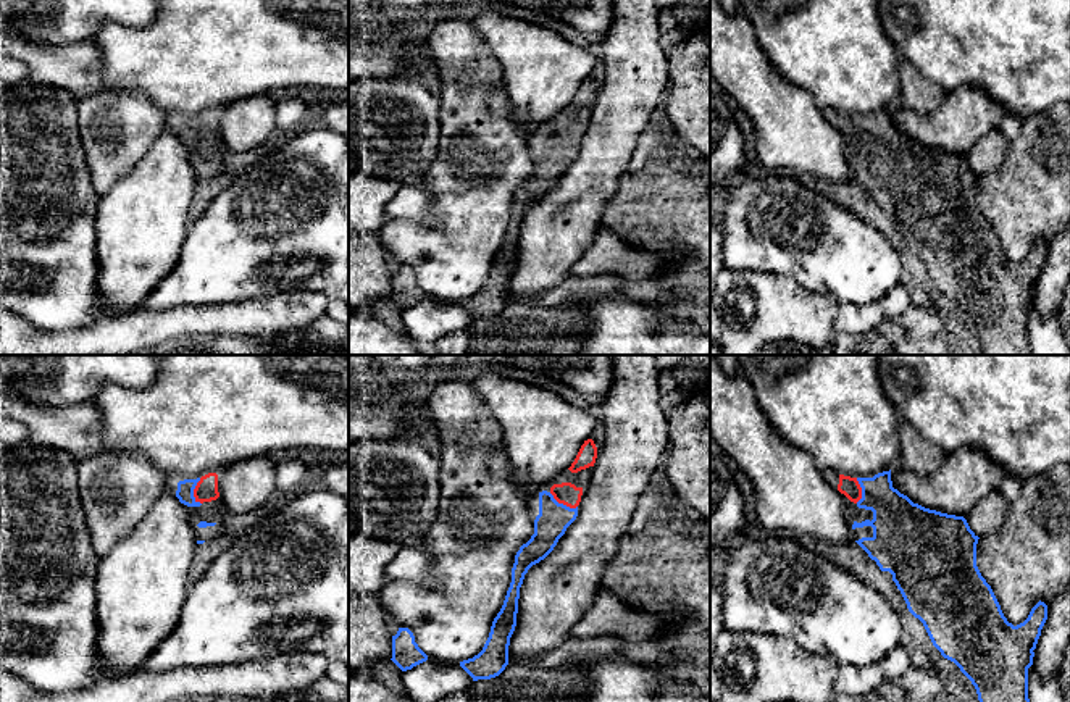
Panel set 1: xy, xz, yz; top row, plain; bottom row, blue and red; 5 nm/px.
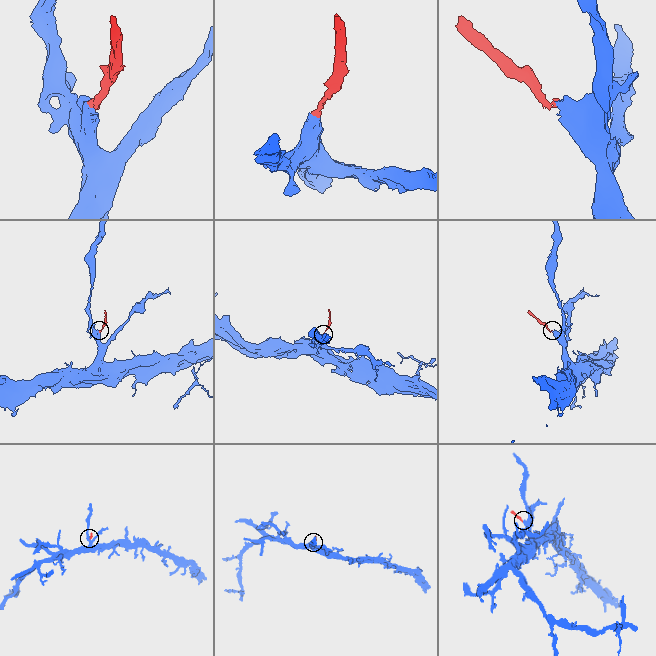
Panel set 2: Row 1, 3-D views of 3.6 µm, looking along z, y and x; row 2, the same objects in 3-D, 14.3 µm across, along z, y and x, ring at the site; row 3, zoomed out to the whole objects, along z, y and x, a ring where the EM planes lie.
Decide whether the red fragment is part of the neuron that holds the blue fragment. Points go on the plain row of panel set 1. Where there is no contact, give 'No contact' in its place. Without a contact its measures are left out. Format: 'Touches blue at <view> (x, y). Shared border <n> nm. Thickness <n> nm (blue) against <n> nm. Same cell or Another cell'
Touches blue at xy (192, 129). Shared border 140 nm. Thickness 90 nm (blue) against 110 nm. Same cell

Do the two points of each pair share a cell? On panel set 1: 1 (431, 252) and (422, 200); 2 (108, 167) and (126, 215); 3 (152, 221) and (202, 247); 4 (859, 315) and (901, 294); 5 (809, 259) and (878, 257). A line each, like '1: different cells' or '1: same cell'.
1: different cells
2: different cells
3: different cells
4: same cell
5: same cell

